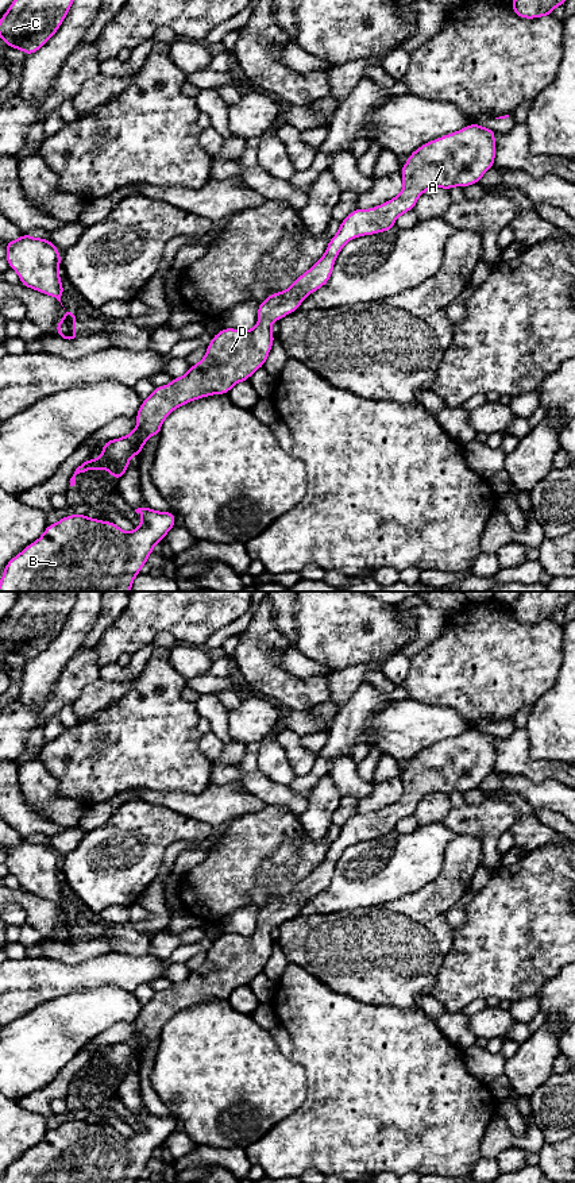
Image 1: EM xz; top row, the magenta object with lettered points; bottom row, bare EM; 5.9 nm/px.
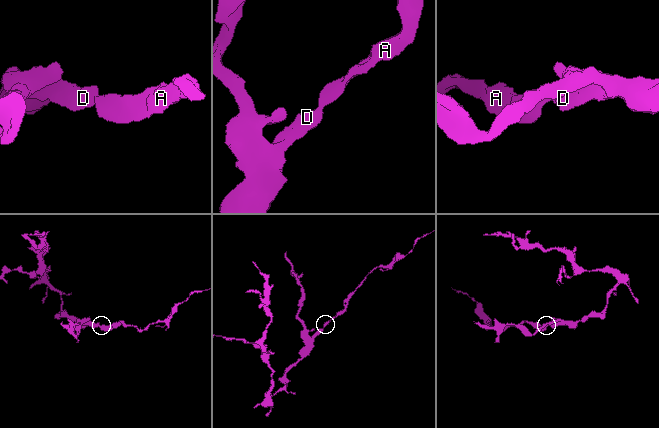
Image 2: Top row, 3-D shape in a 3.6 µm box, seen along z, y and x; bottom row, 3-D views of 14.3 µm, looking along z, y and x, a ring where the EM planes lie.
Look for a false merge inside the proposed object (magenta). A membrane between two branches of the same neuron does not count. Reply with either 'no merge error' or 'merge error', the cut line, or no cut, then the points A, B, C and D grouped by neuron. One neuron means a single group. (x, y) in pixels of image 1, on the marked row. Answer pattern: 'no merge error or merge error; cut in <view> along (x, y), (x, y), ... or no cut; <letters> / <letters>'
no merge error; no cut; A B C D

